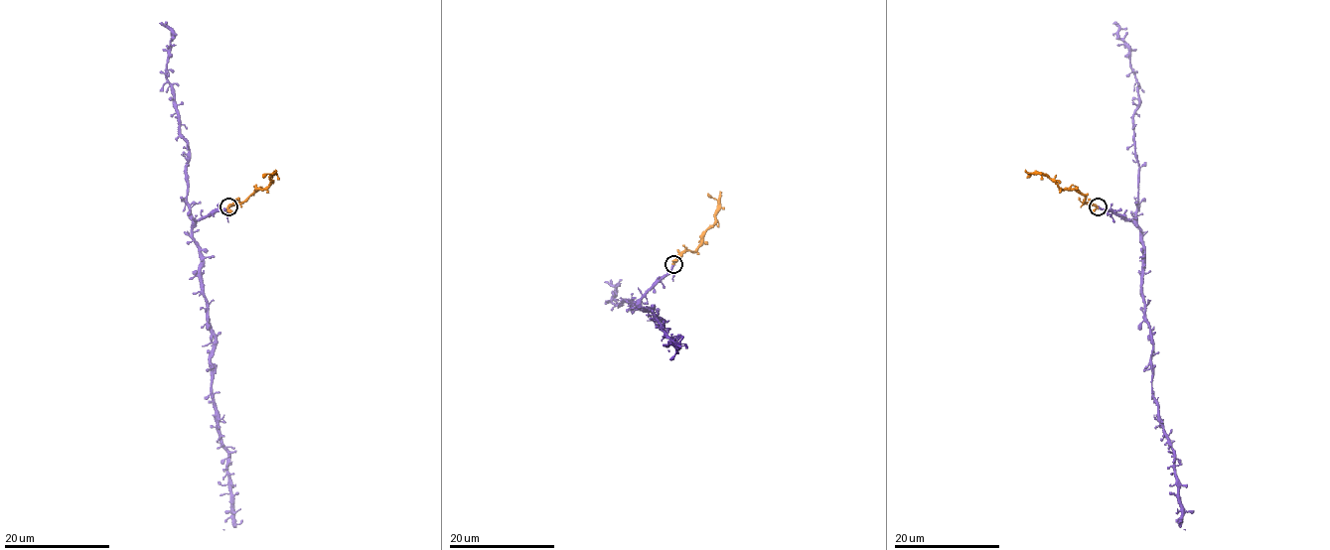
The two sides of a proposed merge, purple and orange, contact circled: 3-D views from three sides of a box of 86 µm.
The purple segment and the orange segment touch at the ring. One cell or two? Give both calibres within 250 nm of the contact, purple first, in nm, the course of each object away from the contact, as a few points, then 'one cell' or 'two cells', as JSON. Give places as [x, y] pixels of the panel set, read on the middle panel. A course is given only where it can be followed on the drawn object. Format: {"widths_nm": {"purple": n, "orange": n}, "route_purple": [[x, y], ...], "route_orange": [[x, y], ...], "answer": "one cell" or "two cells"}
{"widths_nm": {"purple": 320, "orange": 360}, "route_purple": [[672, 264], [637, 306], [652, 312], [676, 343], [676, 347], [670, 343], [668, 351]], "route_orange": [[672, 264], [683, 253], [698, 247], [702, 235], [715, 220], [718, 202], [707, 193]], "answer": "one cell"}

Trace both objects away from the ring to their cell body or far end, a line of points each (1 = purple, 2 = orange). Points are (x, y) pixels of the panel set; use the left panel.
1: (227, 206), (201, 217), (192, 230), (211, 329), (212, 397), (231, 486), (231, 515), (223, 530)
2: (227, 206), (238, 204), (257, 190), (263, 190), (273, 174), (262, 178)

